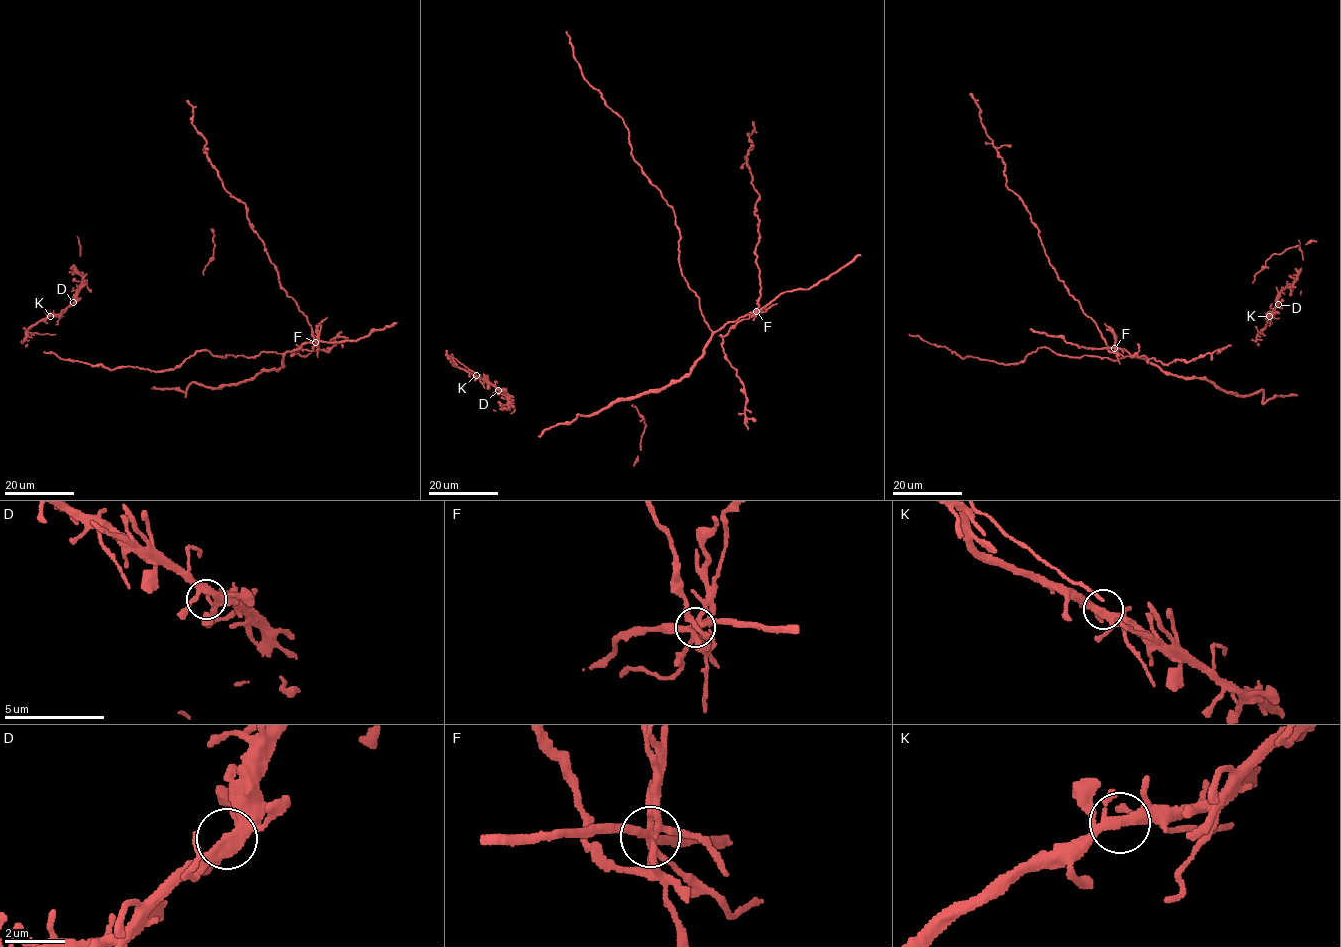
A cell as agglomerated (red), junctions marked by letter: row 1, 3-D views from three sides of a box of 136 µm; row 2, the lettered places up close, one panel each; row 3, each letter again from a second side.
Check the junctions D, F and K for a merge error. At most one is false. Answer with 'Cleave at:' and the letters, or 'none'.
Cleave at: F

